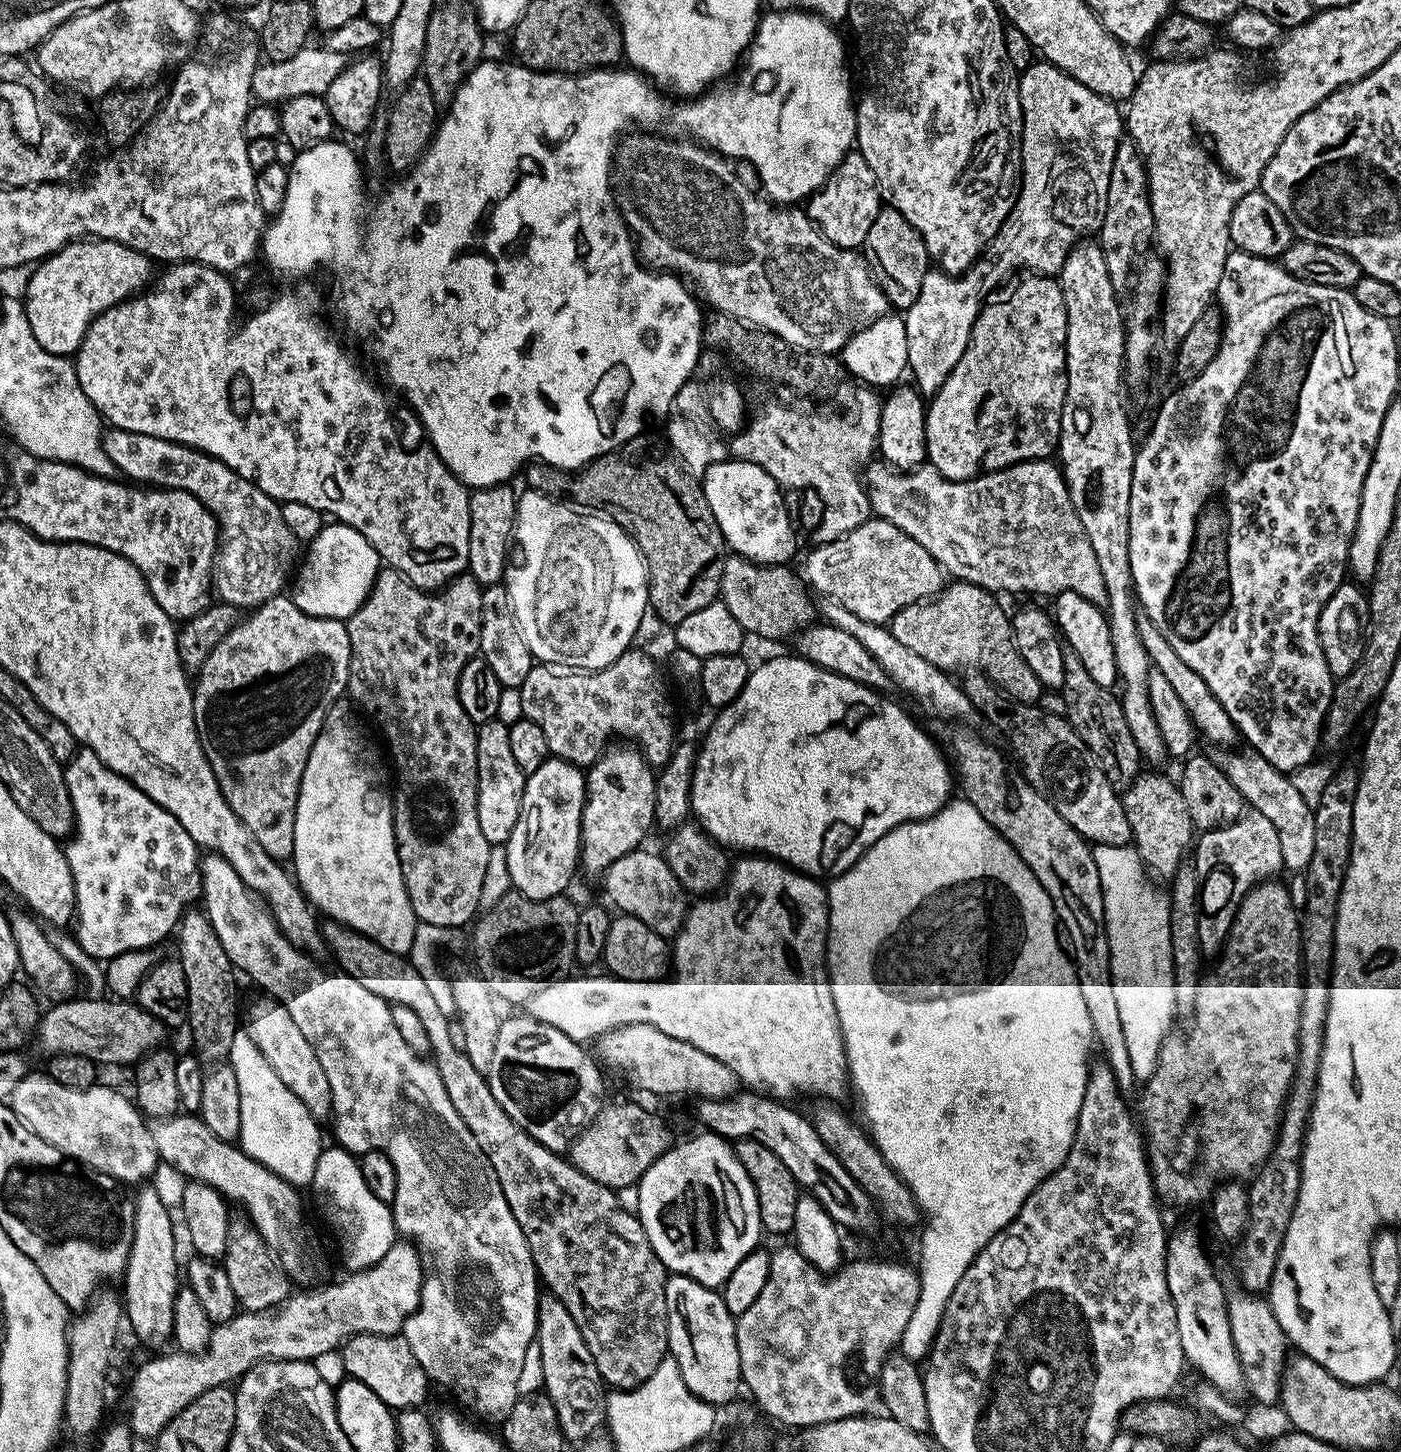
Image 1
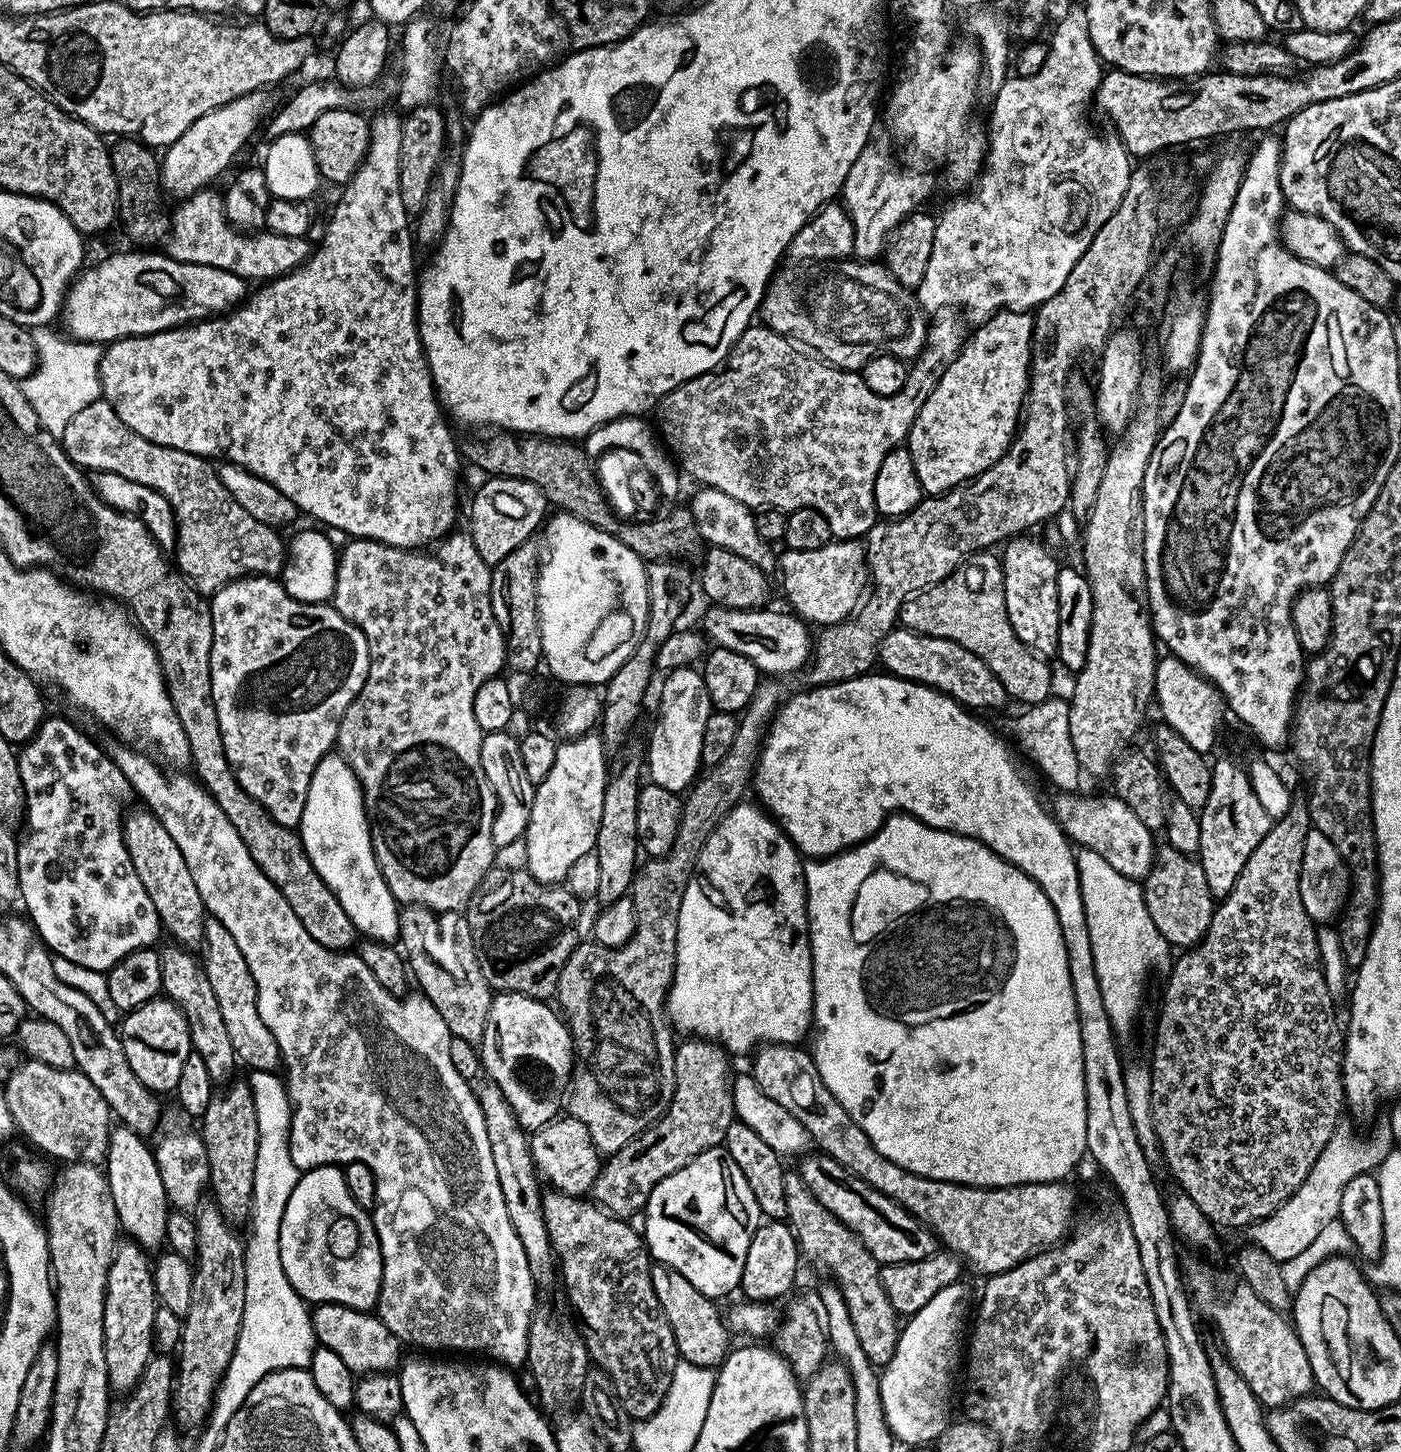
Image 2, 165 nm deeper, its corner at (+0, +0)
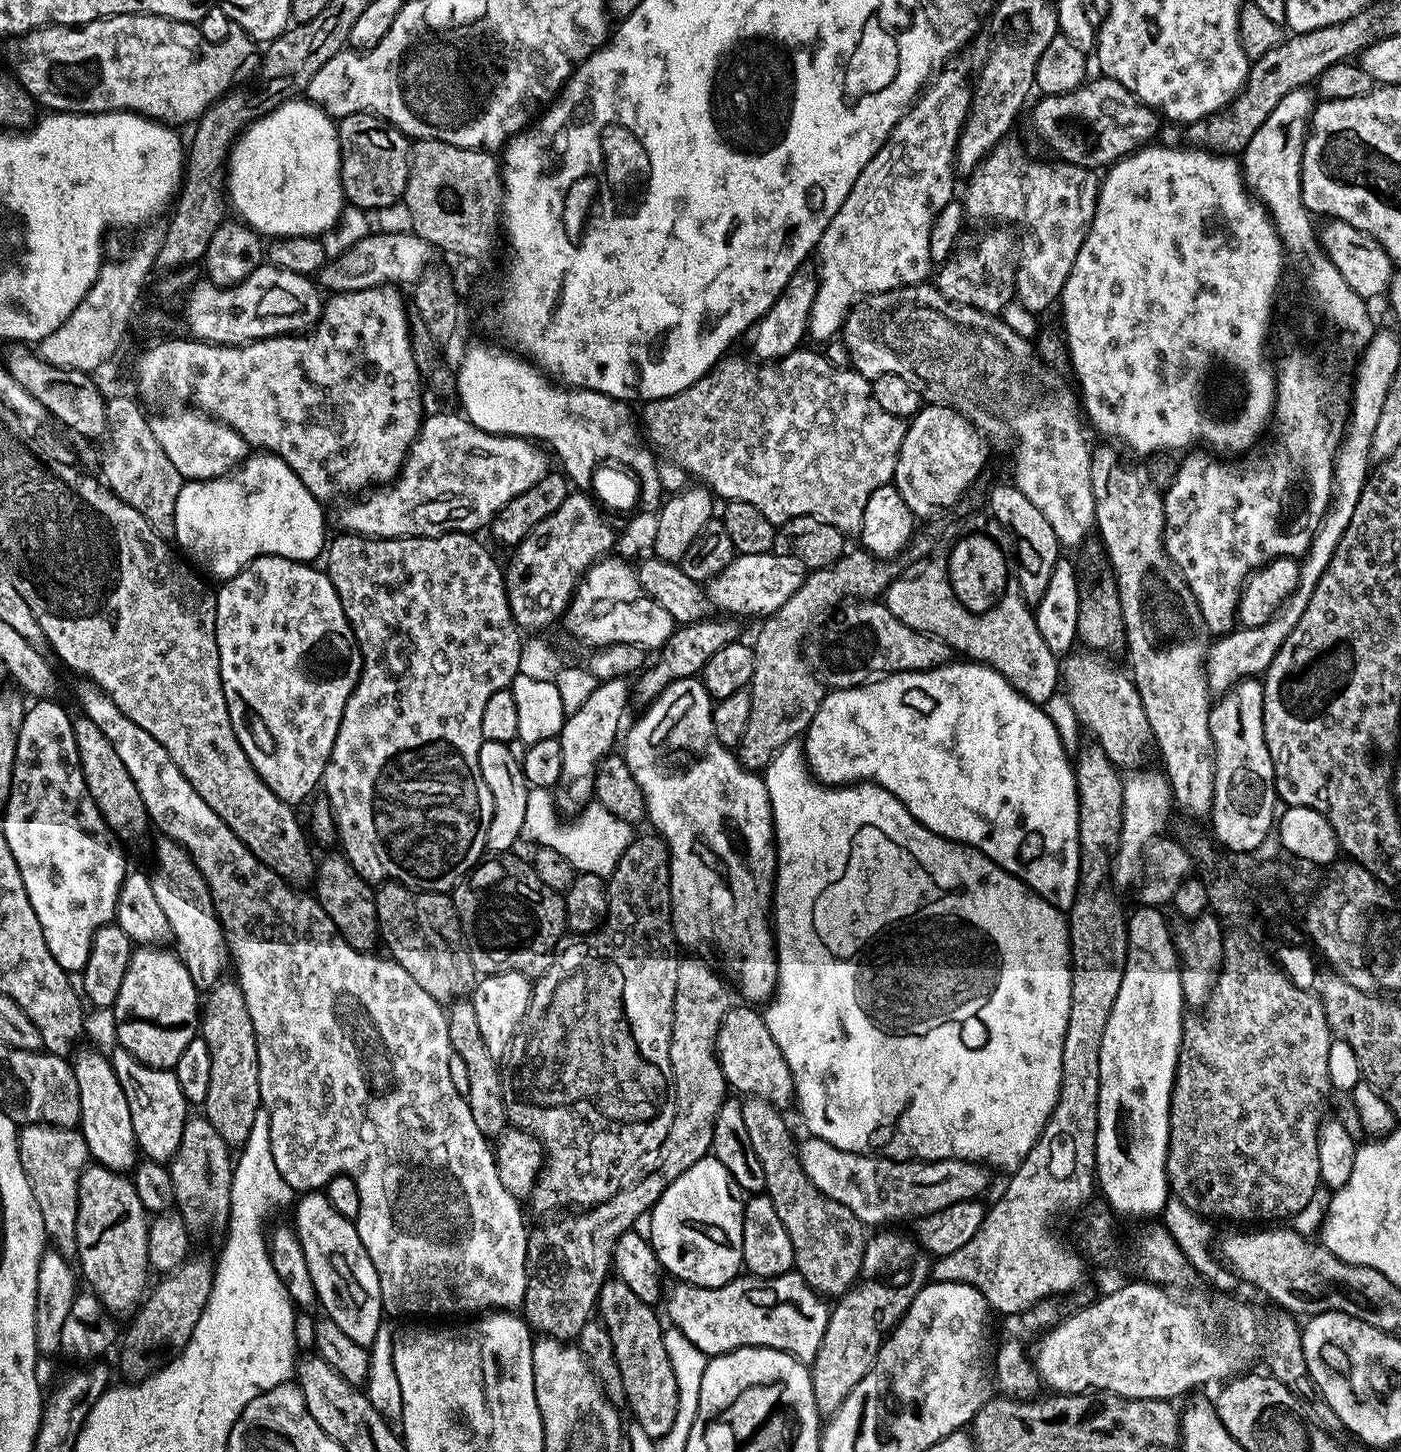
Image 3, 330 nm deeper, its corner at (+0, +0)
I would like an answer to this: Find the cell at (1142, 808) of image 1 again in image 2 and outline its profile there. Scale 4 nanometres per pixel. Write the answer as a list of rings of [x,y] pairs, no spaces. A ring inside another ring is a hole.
[[[1169,846],[1156,853],[1152,869],[1142,881],[1144,901],[1158,934],[1166,938],[1173,949],[1187,950],[1196,947],[1212,921],[1214,897],[1210,886],[1206,886],[1206,874],[1199,859],[1182,854]]]

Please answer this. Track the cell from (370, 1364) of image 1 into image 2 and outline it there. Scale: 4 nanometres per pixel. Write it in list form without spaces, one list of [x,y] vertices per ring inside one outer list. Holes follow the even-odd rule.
[[[318,1304],[311,1309],[312,1329],[319,1347],[334,1350],[354,1374],[391,1373],[402,1363],[402,1341],[371,1311],[359,1312],[341,1304]]]

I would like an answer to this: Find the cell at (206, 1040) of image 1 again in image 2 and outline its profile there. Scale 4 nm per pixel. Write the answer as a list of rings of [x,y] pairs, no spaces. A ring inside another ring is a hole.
[[[139,807],[122,820],[124,845],[130,854],[130,862],[134,862],[134,874],[138,874],[146,894],[150,894],[150,902],[154,902],[154,910],[158,910],[161,929],[167,935],[169,932],[172,935],[169,937],[180,947],[199,949],[204,942],[206,913],[194,874],[190,874],[190,866],[186,866],[186,858],[182,858],[182,850],[178,850],[174,838],[166,834],[166,826],[162,826],[147,807]]]

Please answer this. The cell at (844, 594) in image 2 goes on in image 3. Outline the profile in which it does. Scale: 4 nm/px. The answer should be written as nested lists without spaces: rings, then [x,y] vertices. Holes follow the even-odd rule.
[[[770,551],[766,554],[737,555],[722,574],[707,581],[706,591],[717,609],[725,608],[725,613],[740,616],[760,616],[767,618],[783,606],[801,583],[805,573],[795,563]]]

